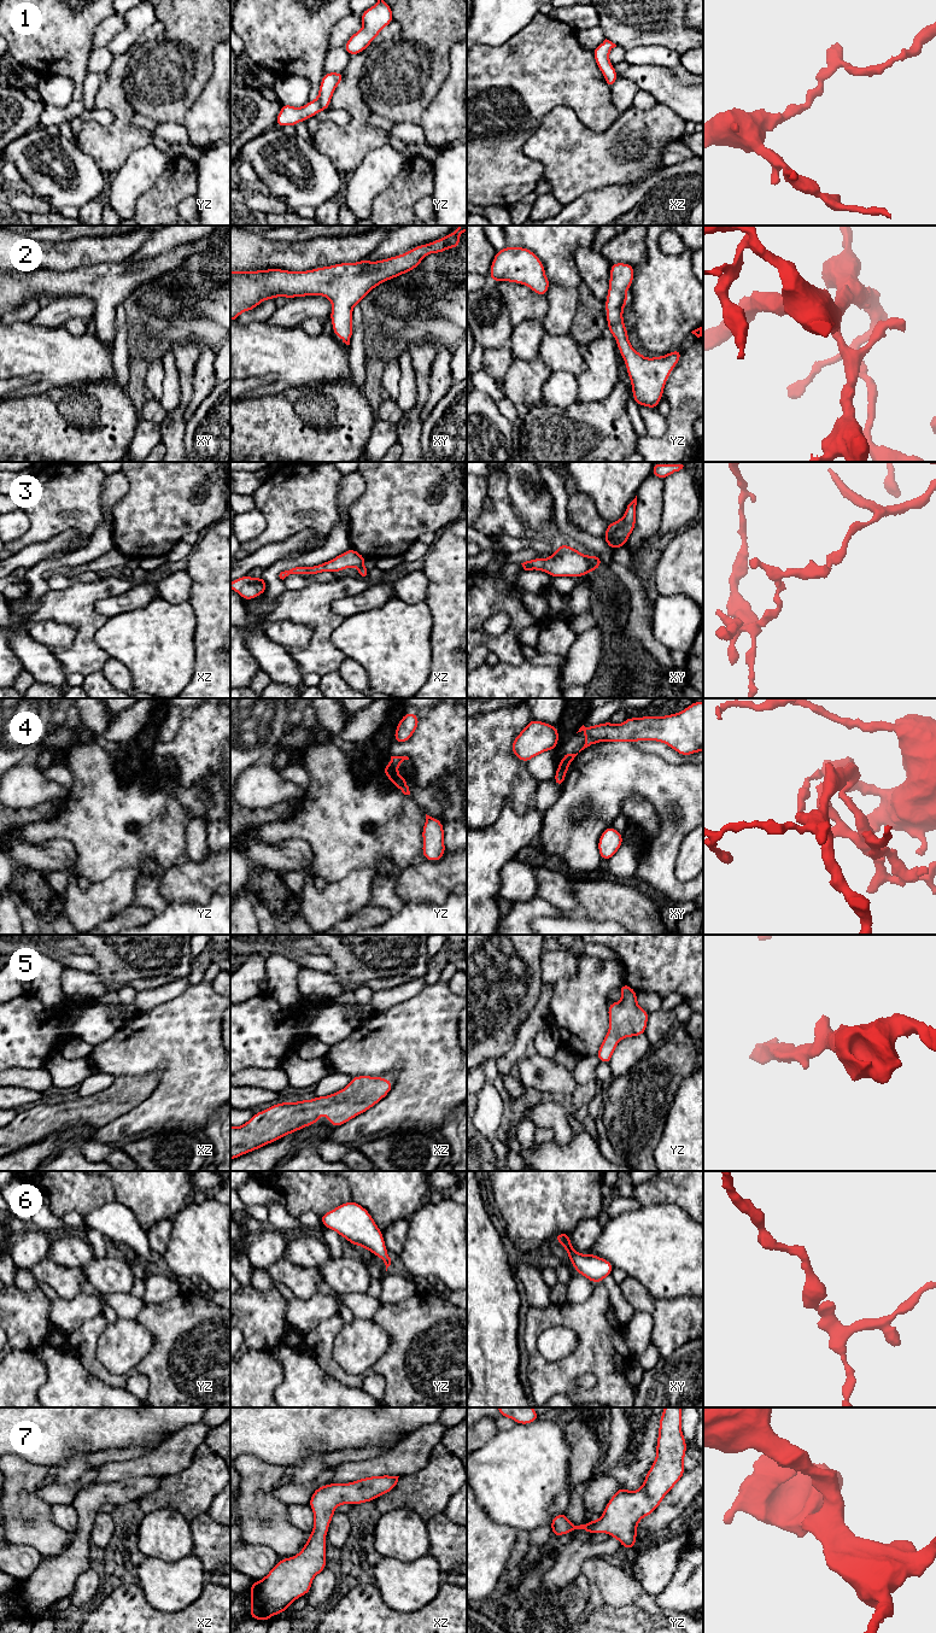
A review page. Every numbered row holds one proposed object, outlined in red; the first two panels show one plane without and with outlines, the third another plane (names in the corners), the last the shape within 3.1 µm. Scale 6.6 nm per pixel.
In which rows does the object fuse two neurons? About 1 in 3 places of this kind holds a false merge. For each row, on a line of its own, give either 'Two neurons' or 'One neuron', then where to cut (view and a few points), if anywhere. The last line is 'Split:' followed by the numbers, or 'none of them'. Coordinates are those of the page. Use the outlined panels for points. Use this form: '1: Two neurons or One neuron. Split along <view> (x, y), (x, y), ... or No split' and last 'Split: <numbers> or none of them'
1: One neuron. No split
2: One neuron. No split
3: Two neurons. Split along xz (362, 565), (358, 567)
4: Two neurons. Split along xy (560, 761), (567, 767)
5: One neuron. No split
6: One neuron. No split
7: One neuron. No split
Split: 3, 4

